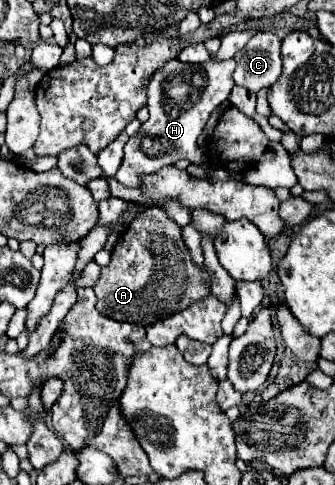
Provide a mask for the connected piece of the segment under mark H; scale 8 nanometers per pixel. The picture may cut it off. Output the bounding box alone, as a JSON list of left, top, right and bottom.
[116,60,234,188]

